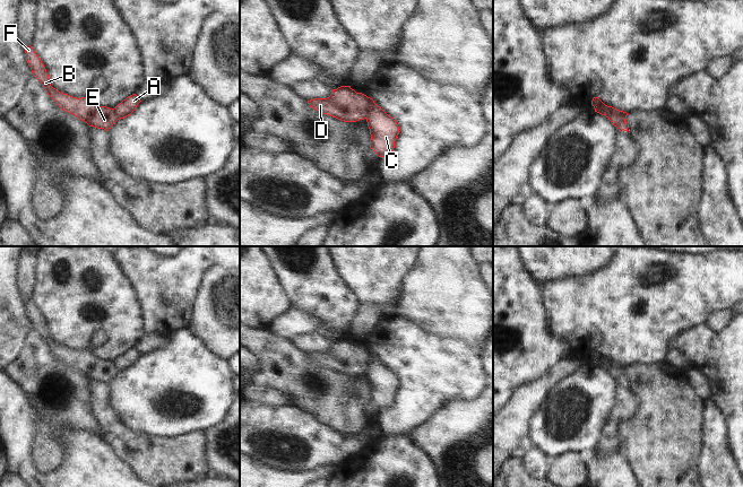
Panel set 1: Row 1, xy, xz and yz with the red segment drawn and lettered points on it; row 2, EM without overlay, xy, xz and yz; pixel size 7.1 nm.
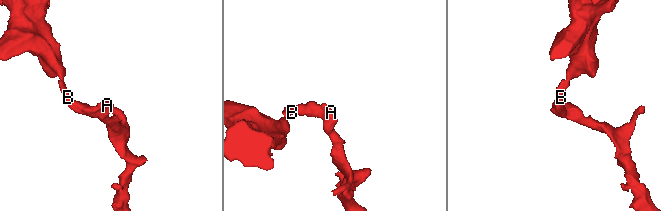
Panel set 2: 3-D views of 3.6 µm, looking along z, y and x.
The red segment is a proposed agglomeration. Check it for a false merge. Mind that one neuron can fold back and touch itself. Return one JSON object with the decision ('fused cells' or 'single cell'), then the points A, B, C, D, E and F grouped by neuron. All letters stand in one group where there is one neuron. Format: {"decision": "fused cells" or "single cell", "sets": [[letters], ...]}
{"decision": "fused cells", "sets": [["A", "C"], ["B", "D", "E", "F"]]}

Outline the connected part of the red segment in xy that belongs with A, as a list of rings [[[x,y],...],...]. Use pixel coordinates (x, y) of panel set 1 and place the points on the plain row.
[[[132,347],[113,362],[114,366],[119,372],[127,371],[136,363],[140,355],[139,350],[136,347]]]

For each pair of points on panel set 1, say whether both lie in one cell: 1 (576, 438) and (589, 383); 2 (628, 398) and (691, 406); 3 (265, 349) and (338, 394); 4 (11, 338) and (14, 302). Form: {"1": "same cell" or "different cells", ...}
{"1": "same cell", "2": "different cells", "3": "same cell", "4": "same cell"}

